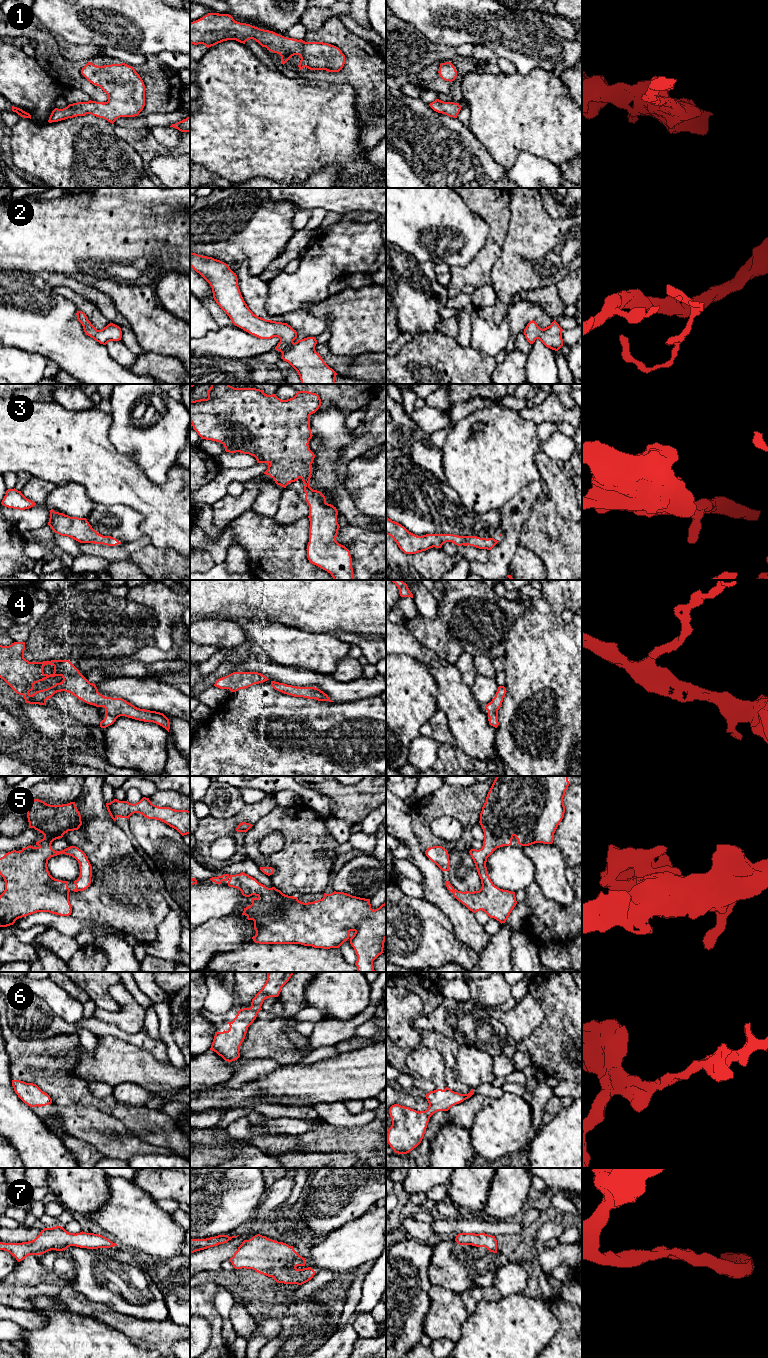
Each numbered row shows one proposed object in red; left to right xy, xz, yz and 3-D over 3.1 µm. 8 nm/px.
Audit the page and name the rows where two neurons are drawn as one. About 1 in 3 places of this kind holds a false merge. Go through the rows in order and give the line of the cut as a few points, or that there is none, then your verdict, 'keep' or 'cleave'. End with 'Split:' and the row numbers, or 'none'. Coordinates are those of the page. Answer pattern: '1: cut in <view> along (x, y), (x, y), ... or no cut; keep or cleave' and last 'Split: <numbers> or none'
1: no cut; keep
2: no cut; keep
3: no cut; keep
4: no cut; keep
5: no cut; keep
6: no cut; keep
7: no cut; keep
Split: none

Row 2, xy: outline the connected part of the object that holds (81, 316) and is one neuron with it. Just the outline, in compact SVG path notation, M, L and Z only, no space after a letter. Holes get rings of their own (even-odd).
M82 311L76 313L78 321L82 324L86 335L100 344L106 345L110 341L119 341L122 338L121 328L113 323L108 324L101 330L97 330Z

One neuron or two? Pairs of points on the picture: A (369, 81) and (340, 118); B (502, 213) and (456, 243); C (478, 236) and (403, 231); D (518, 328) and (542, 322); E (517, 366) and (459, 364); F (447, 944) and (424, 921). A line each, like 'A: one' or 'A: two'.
A: two
B: two
C: one
D: one
E: two
F: one

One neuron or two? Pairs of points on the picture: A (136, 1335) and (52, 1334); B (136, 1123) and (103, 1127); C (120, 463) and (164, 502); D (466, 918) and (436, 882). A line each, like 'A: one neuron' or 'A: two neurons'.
A: two neurons
B: two neurons
C: one neuron
D: one neuron

